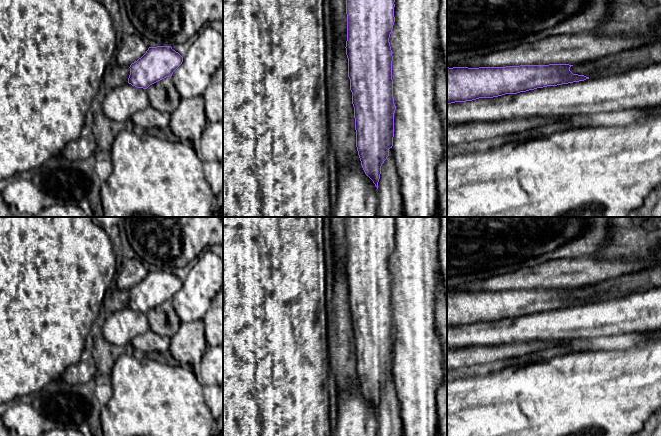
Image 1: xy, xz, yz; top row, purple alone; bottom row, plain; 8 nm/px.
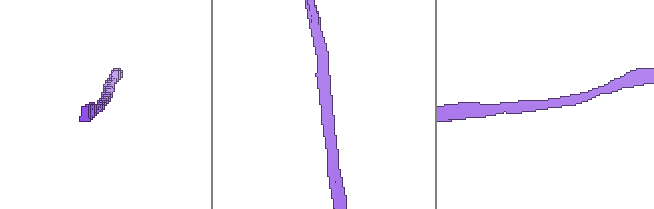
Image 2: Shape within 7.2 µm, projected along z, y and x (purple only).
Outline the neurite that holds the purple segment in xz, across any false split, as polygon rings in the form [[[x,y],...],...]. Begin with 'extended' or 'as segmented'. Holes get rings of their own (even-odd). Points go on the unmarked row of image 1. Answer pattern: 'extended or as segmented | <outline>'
as segmented | [[[347,217],[348,301],[354,331],[356,371],[365,398],[378,413],[381,390],[393,370],[394,337],[392,274],[389,266],[395,246],[395,217]]]

